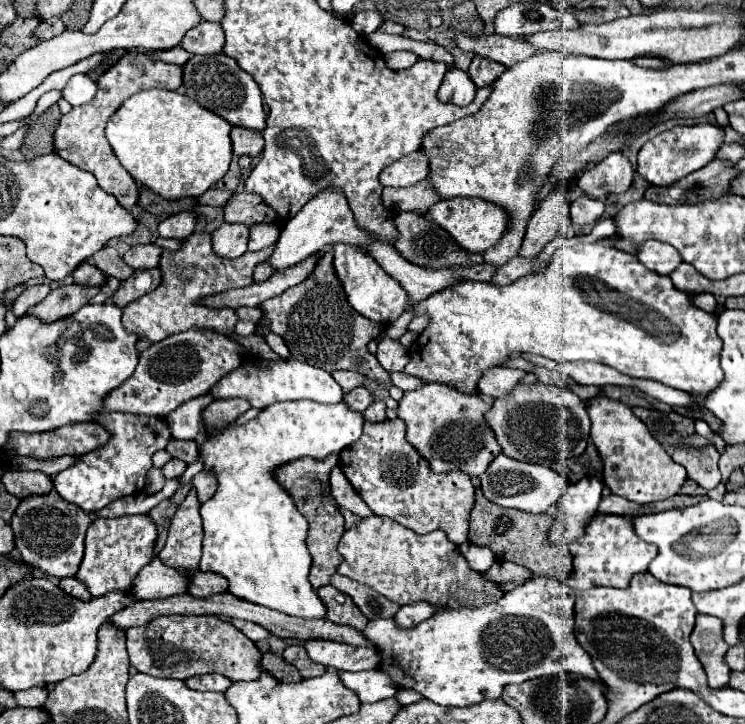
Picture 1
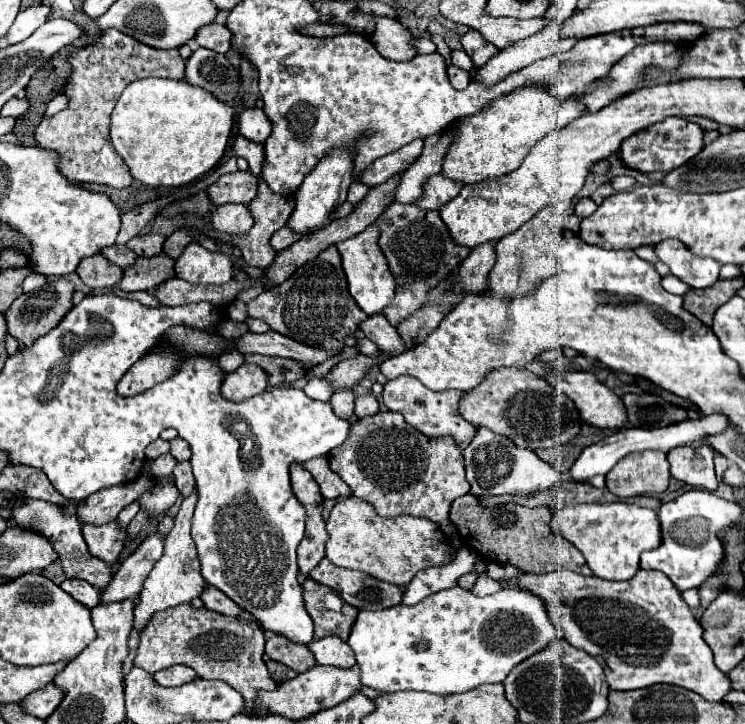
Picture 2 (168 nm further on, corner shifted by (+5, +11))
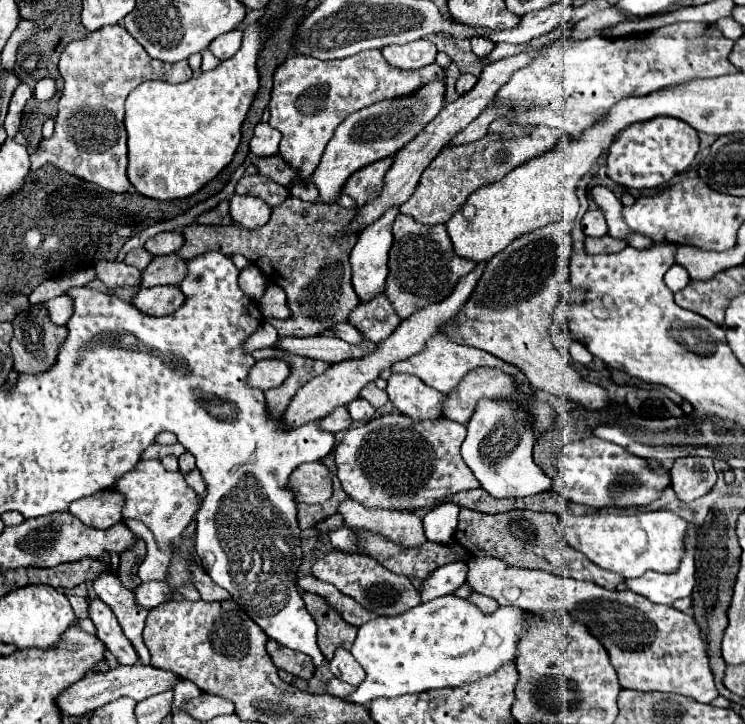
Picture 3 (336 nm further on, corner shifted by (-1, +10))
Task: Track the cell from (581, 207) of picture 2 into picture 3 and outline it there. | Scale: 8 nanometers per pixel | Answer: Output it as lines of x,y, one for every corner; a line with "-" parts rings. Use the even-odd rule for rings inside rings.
590,210
582,218
582,232
590,238
602,238
608,234
608,226
604,220
604,214
600,210

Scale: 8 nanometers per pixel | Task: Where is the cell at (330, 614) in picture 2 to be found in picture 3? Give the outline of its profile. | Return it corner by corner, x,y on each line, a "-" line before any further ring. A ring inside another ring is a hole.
304,592
302,594
306,610
310,612
310,616
314,618
316,626
318,626
318,646
324,654
326,660
332,658
332,654
336,652
336,648
352,648
352,642
356,640
356,626
352,628
348,622
342,620
340,614
336,614
336,610
332,606
328,606
322,598
318,598
316,594

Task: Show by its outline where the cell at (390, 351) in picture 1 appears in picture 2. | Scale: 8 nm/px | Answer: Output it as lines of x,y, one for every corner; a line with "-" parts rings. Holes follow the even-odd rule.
372,315
370,321
364,321
360,325
362,333
374,341
382,351
386,353
392,353
392,355
398,355
404,351
404,341
398,333
396,327
392,327
384,315

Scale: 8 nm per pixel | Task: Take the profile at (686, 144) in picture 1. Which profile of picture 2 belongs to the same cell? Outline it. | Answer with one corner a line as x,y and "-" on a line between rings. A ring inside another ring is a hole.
669,117
656,125
650,125
630,139
626,139
620,147
620,157
630,169
638,169
640,173
654,173
654,171
672,171
684,165
688,159
698,155
704,147
704,131
687,119

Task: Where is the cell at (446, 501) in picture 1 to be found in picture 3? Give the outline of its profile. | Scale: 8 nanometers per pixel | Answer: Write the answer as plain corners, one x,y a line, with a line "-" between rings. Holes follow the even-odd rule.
386,414
378,416
362,426
348,428
342,442
336,448
336,466
338,466
338,478
344,488
344,492
370,508
400,508
400,510
420,510
426,506
434,506
444,496
480,488
480,482
476,482
470,468
464,464
460,456
460,444
466,438
466,426
456,424
452,420
440,418
436,422
420,422
412,420
404,414
-
426,490
434,492
434,500
426,498

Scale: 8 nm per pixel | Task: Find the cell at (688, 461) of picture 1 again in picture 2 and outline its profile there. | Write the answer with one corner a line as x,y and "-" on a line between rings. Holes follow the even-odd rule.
708,445
676,447
668,453
670,473
672,477
688,485
706,487
708,491
714,491
718,487
718,481
716,481
712,457
714,451

